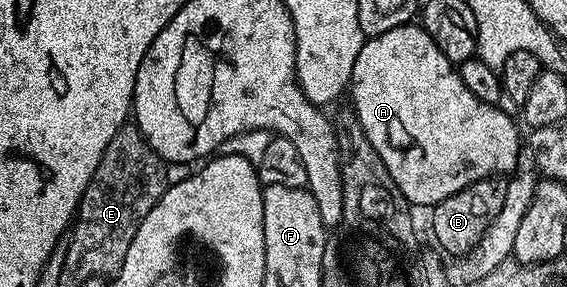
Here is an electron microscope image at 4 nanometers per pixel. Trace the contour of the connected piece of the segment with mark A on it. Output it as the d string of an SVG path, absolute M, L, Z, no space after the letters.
M421 24L392 27L386 35L365 38L352 67L350 85L352 93L354 89L352 108L368 143L376 147L376 155L384 159L388 175L392 175L411 206L433 207L480 179L510 175L519 168L518 156L524 153L523 138L522 141L518 138L519 122L506 113L498 117L499 106L476 99L464 87L455 62L449 61L444 51L436 47L432 35Z

